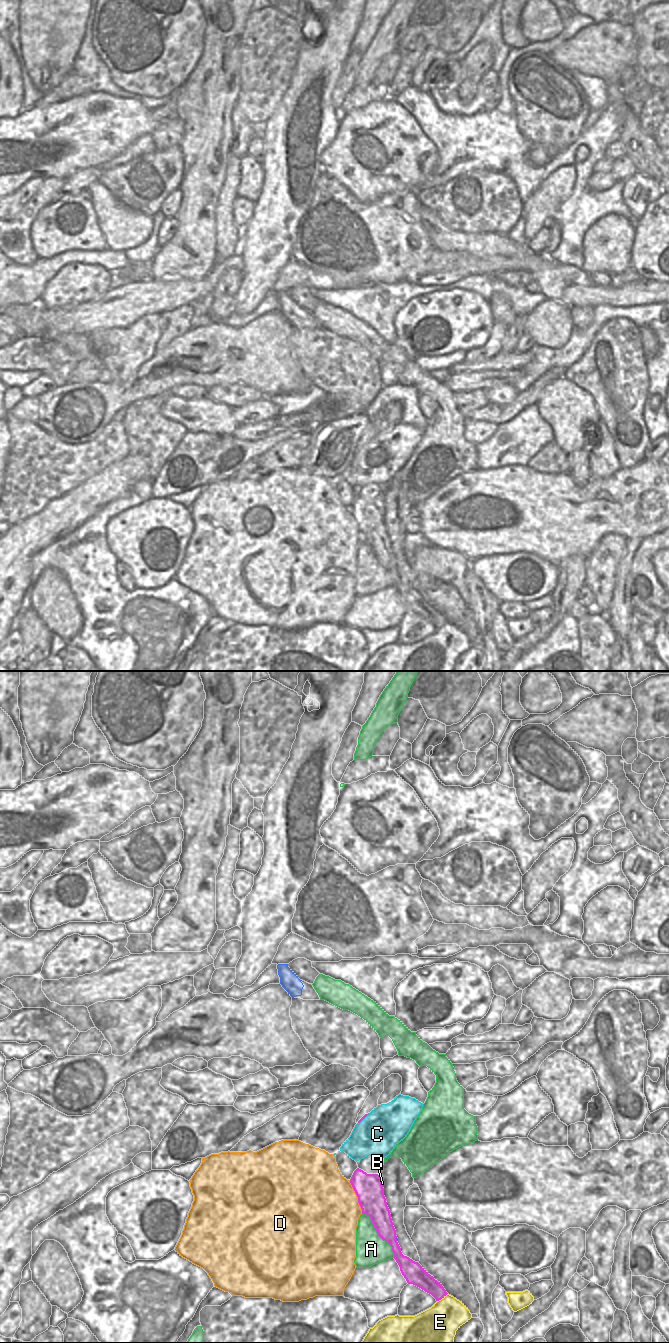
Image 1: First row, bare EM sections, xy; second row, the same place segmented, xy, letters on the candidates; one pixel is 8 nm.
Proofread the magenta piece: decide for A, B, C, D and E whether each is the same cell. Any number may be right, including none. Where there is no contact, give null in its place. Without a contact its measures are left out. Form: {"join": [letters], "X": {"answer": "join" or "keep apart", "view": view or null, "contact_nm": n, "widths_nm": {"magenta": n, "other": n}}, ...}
{"join": ["B"], "A": {"answer": "keep apart", "view": "xy", "contact_nm": 440, "widths_nm": {"magenta": 200, "other": 240}}, "B": {"answer": "join", "view": "xy", "contact_nm": 40, "widths_nm": {"magenta": 220, "other": 20}}, "C": {"answer": "keep apart", "view": "xy", "contact_nm": 130, "widths_nm": {"magenta": 20, "other": 340}}, "D": {"answer": "keep apart", "view": "xy", "contact_nm": 300, "widths_nm": {"magenta": 220, "other": 480}}, "E": {"answer": "keep apart", "view": "xy", "contact_nm": 110, "widths_nm": {"magenta": 150, "other": 320}}}

